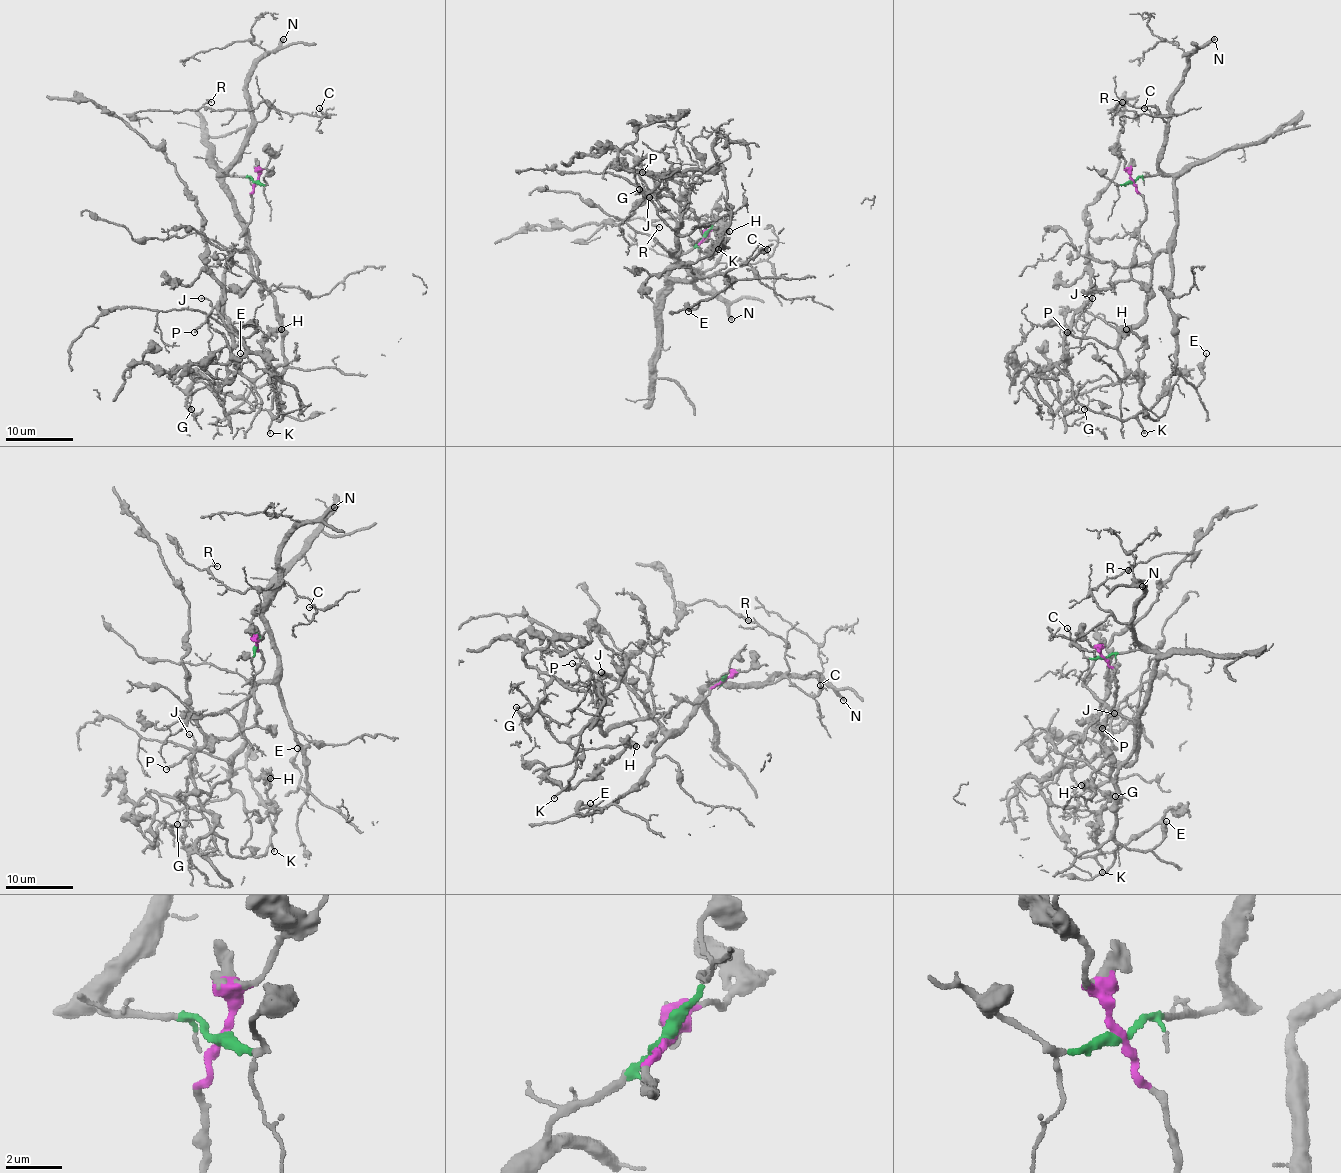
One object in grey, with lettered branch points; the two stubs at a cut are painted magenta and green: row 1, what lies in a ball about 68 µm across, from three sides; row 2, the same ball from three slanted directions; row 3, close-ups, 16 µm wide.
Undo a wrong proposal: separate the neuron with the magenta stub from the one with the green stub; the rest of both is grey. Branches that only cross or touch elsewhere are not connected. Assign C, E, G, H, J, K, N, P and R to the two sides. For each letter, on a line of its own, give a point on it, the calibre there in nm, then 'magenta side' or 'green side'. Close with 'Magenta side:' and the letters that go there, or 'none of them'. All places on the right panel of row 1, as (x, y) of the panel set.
C: place (1144, 108); calibre 90 nm; green side
E: place (1206, 353); calibre 110 nm; green side
G: place (1084, 409); calibre 150 nm; green side
H: place (1126, 329); calibre 550 nm; magenta side
J: place (1092, 298); calibre 120 nm; magenta side
K: place (1144, 433); calibre 190 nm; magenta side
N: place (1214, 39); calibre 320 nm; green side
P: place (1067, 332); calibre 170 nm; magenta side
R: place (1122, 102); calibre 170 nm; green side
Magenta side: H, J, K, P

